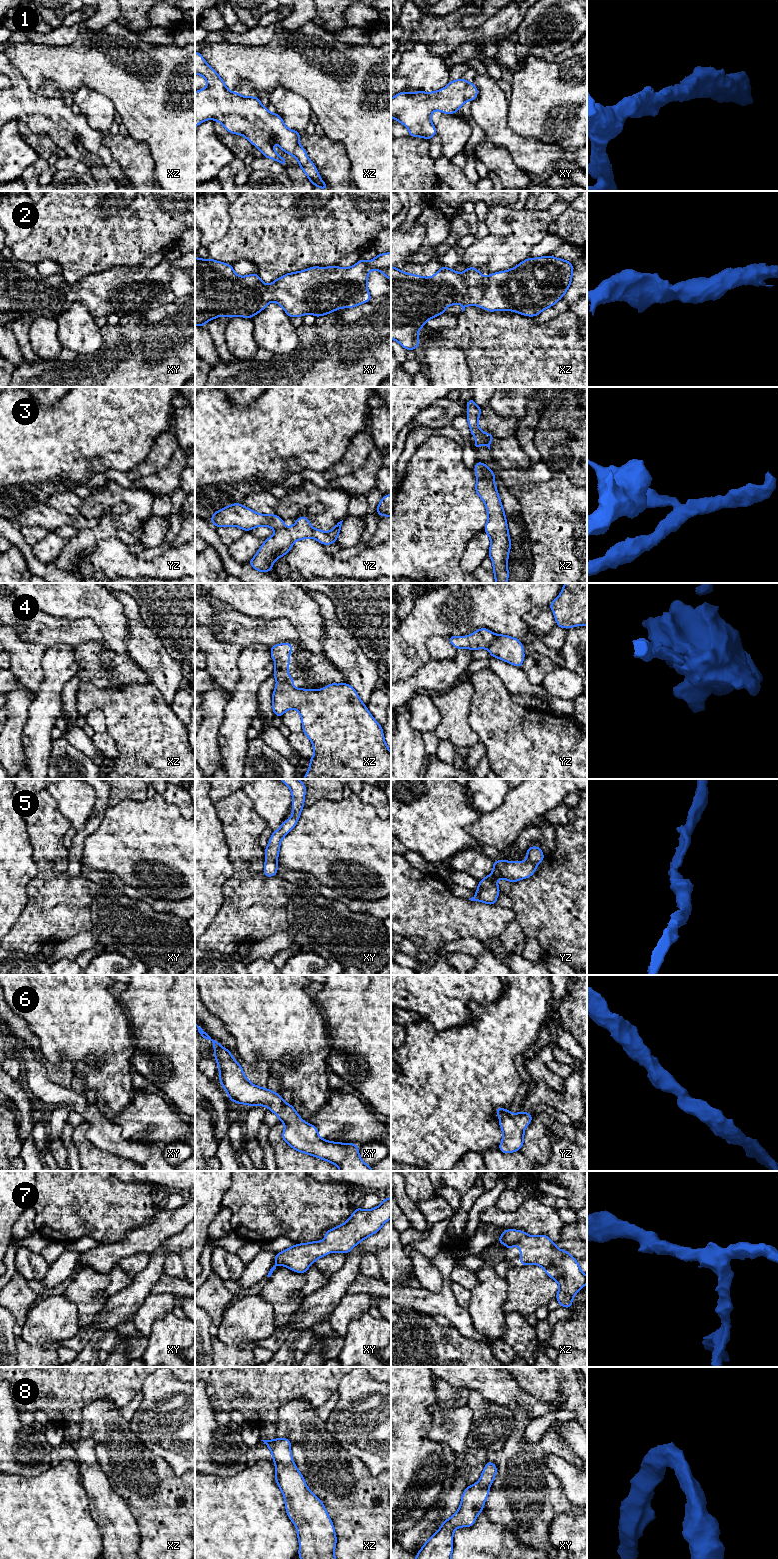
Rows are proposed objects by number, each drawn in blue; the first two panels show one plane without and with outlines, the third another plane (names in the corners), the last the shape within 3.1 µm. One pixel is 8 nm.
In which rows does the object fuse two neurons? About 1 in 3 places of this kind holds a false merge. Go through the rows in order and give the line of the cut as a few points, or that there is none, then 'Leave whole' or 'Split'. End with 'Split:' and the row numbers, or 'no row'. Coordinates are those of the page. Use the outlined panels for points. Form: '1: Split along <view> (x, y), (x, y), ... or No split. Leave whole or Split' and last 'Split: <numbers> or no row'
1: No split. Leave whole
2: No split. Leave whole
3: Split along xz (477, 473), (490, 472), (494, 475). Split
4: Split along xz (277, 682), (287, 682), (291, 685). Split
5: No split. Leave whole
6: No split. Leave whole
7: No split. Leave whole
8: No split. Leave whole
Split: 3, 4

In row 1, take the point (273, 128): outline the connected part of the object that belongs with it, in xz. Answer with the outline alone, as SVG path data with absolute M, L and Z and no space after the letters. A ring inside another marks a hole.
M195 52L195 74L207 81L205 89L195 92L195 128L209 119L218 121L229 133L243 135L264 157L287 165L287 160L280 157L271 145L277 143L284 152L297 159L310 183L320 189L329 189L299 143L301 132L287 128L281 116L270 113L259 97L231 92L200 52Z

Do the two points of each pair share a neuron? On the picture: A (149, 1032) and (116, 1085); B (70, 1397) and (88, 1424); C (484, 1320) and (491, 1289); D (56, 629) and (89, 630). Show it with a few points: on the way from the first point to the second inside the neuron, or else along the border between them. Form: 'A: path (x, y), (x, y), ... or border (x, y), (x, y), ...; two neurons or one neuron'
A: border (135, 1049), (131, 1058), (132, 1068); two neurons
B: border (100, 1400), (94, 1400), (83, 1408), (79, 1422); two neurons
C: path (486, 1312), (488, 1297); one neuron
D: path (64, 630), (81, 630); one neuron

